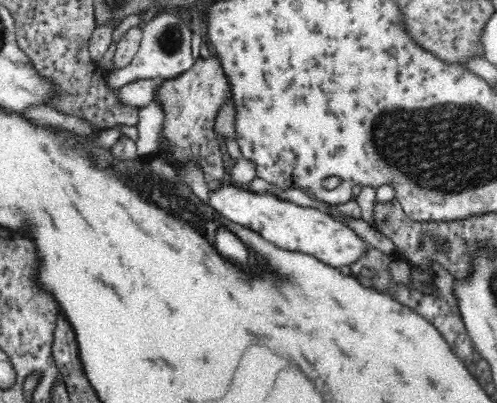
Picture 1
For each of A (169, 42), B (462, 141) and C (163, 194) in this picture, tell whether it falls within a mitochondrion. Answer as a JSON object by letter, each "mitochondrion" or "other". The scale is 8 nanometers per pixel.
{"A":"mitochondrion","B":"mitochondrion","C":"mitochondrion"}

